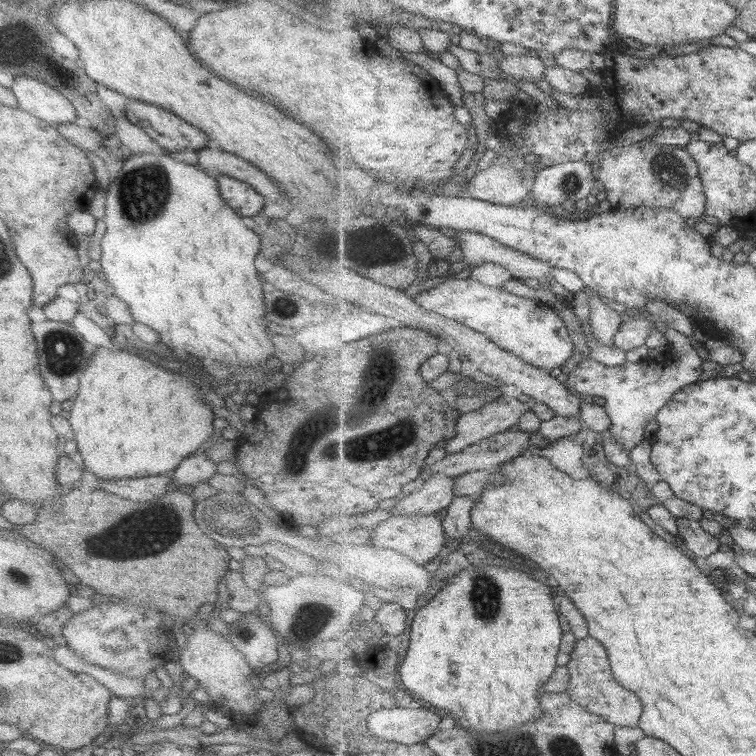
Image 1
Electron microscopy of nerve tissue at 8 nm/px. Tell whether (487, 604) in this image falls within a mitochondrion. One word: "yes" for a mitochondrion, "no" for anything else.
yes

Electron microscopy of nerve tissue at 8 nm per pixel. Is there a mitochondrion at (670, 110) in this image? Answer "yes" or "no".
no

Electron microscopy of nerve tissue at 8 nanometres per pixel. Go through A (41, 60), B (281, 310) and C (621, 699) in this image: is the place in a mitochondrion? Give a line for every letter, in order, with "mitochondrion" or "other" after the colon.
A: mitochondrion
B: other
C: other

